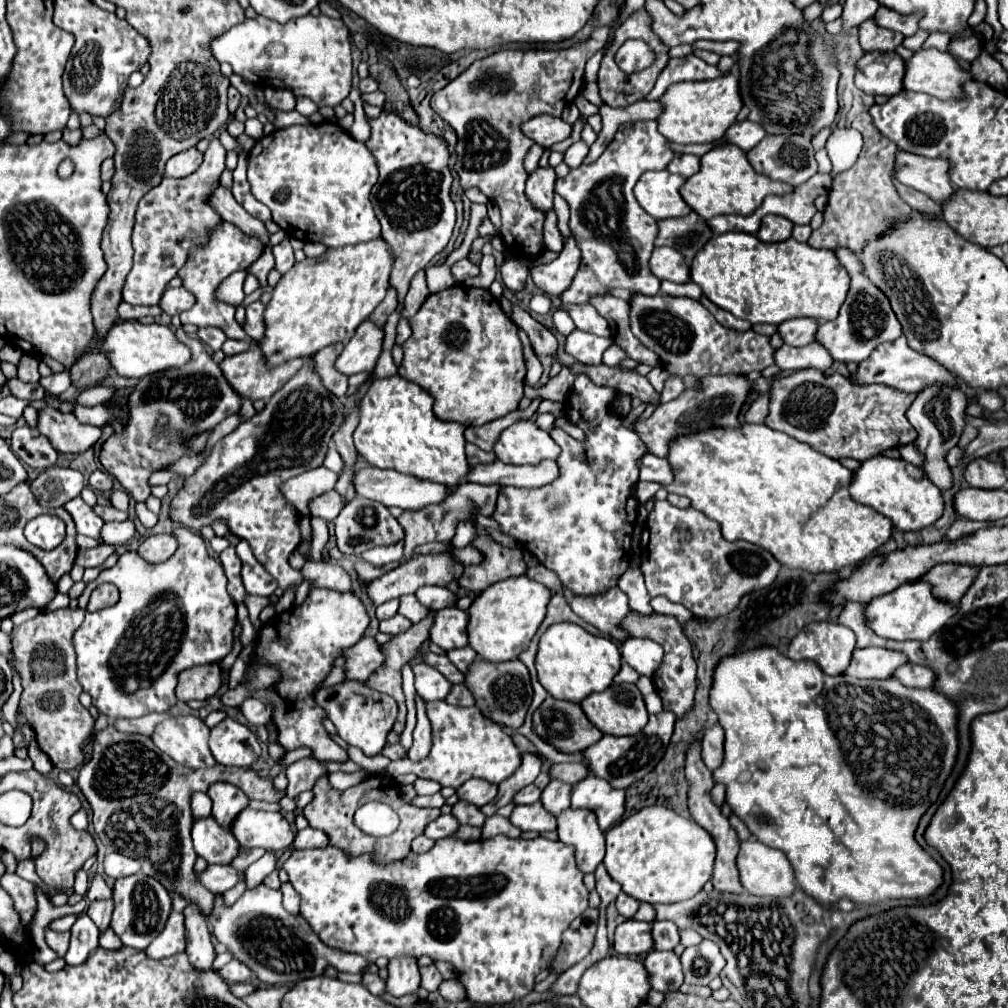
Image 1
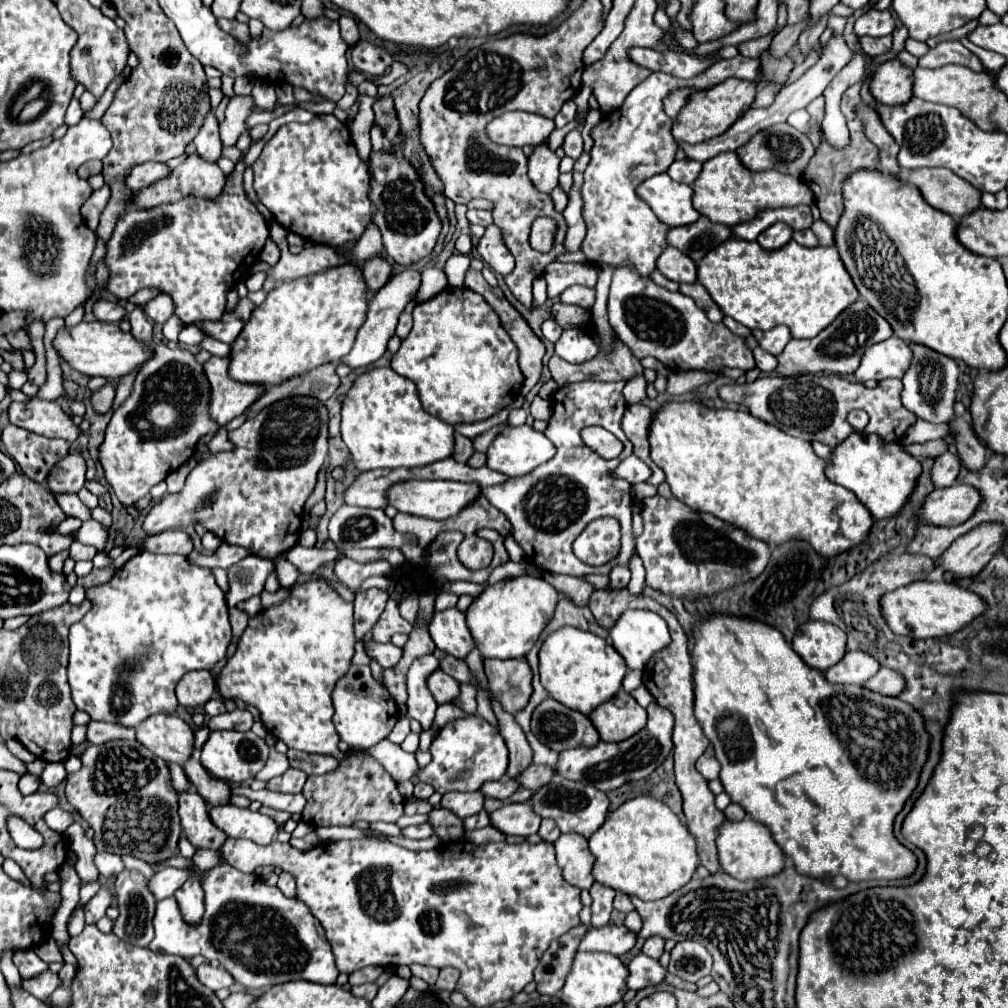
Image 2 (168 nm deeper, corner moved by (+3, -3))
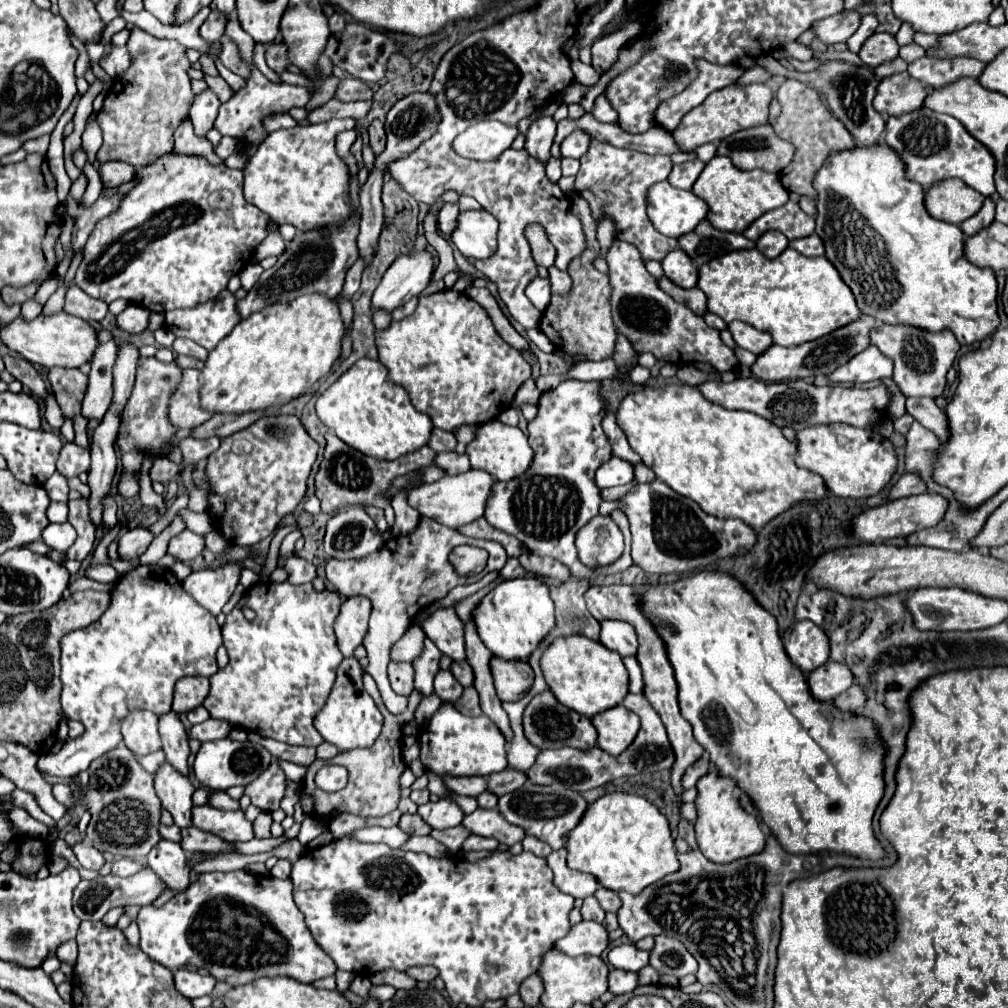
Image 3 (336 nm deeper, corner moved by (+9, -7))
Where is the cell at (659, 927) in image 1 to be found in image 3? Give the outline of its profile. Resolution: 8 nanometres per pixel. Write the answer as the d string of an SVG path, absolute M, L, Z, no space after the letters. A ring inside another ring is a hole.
M622 944L610 950L608 960L614 968L622 968L622 970L632 970L638 972L644 966L648 966L650 962L650 952L646 950L638 950L634 944Z

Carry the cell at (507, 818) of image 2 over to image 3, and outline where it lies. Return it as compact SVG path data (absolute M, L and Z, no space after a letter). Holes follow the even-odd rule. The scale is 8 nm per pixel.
M478 808L476 812L468 814L462 824L478 836L488 836L488 838L496 838L498 842L504 842L508 846L522 842L524 840L524 830L516 824L508 824L508 820L504 820L504 816L494 808L494 810L482 810Z

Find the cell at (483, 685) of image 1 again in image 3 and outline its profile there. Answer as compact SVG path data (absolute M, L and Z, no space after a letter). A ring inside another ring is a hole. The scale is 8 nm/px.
M490 660L494 686L502 702L522 700L534 684L534 672L526 660Z

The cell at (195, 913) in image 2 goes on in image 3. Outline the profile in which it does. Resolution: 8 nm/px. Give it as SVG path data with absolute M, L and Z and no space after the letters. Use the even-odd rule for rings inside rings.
M160 840L148 854L148 866L168 884L170 890L184 892L190 886L190 872L186 852L172 840Z

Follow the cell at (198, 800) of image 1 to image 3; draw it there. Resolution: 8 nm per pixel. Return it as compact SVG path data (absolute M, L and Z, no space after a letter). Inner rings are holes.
M154 752L154 754L148 754L148 756L144 756L144 758L140 758L140 764L144 764L144 768L154 776L158 770L160 770L160 766L164 764L164 752Z

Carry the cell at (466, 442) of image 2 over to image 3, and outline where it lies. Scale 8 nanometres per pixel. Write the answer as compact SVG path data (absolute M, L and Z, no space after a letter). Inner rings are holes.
M434 428L428 446L430 446L434 452L452 452L452 450L456 448L456 438L454 438L452 432L444 432L444 430L440 430L440 428Z

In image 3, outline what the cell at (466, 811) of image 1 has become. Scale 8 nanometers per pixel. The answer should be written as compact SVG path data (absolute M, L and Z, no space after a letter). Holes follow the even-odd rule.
M402 814L398 826L400 826L404 832L408 832L410 836L414 836L414 834L418 834L418 836L428 836L428 834L432 832L432 826L428 828L428 824L422 820L420 814Z

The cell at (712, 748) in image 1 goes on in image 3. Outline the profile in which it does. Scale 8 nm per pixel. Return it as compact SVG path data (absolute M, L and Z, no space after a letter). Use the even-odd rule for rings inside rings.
M704 756L704 758L696 760L696 762L688 768L688 772L684 774L684 786L686 786L686 788L694 788L696 782L698 782L702 776L706 776L708 772L710 772L710 760Z

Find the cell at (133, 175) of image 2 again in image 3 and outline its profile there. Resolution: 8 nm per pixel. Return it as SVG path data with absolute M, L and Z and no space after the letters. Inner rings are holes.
M108 162L100 166L100 176L104 188L116 188L132 182L136 178L136 170L126 162Z

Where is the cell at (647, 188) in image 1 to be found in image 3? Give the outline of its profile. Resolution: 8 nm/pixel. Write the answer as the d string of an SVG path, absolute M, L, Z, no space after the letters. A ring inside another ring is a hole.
M666 180L648 190L648 218L666 236L680 238L692 232L708 214L708 204L692 192L672 188Z

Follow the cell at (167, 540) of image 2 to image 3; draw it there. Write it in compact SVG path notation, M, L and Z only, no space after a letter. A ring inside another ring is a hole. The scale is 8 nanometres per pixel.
M182 530L178 536L174 536L168 544L168 554L176 558L176 562L188 562L196 556L200 556L204 548L204 538L190 532L190 530Z

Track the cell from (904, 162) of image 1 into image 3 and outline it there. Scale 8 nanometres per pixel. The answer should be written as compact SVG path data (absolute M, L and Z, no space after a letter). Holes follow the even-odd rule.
M948 178L926 188L924 206L932 218L950 224L962 224L982 208L984 196L968 188L962 180Z

